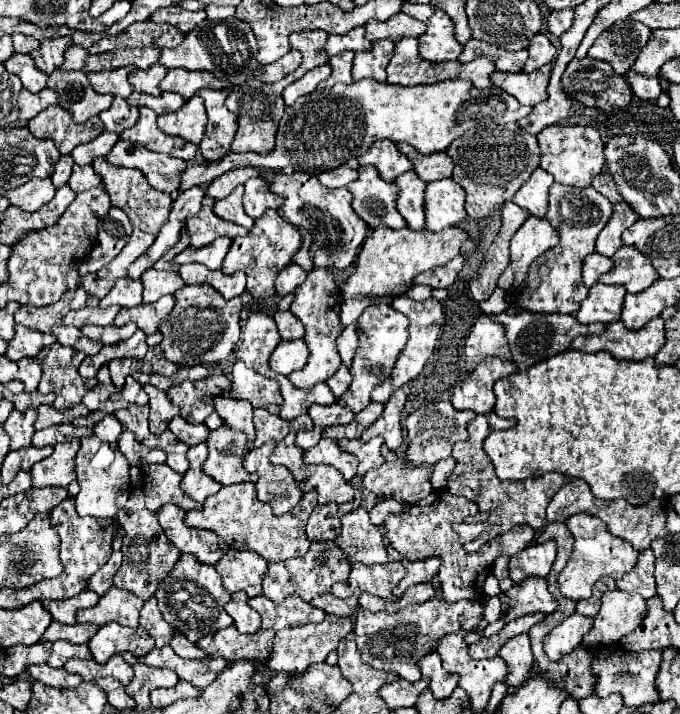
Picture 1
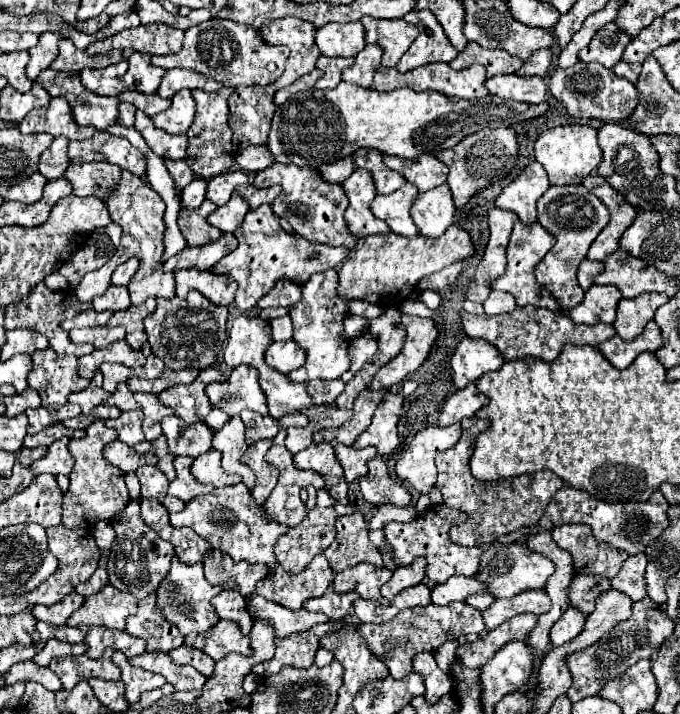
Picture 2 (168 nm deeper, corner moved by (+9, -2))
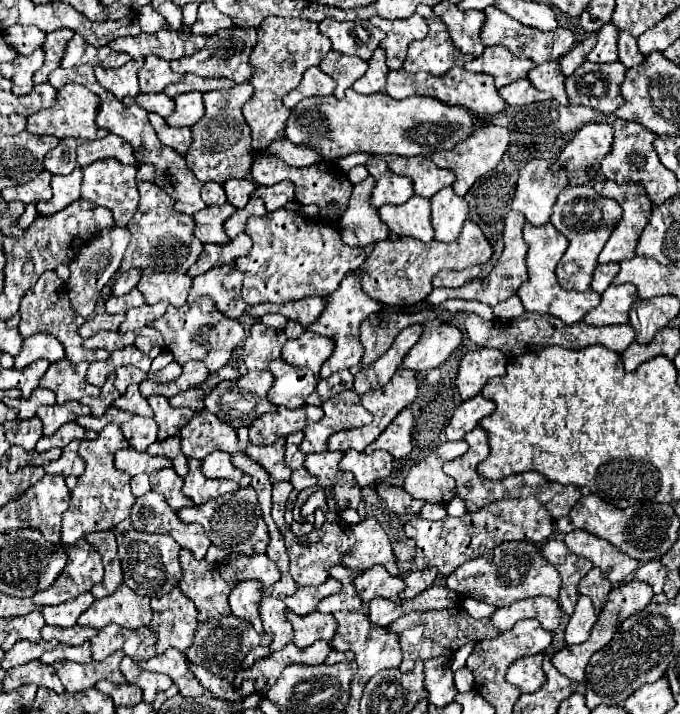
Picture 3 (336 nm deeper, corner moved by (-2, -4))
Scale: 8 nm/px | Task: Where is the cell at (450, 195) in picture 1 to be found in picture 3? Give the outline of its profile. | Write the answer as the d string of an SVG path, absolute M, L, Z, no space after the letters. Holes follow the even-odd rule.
M452 187L440 189L432 199L432 227L436 241L454 241L464 221L468 219L468 203L464 197L458 197Z

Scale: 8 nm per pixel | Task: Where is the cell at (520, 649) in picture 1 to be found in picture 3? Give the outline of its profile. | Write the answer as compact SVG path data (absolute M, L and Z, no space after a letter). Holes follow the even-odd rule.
M542 653L518 659L510 665L506 679L510 683L514 683L516 687L520 687L522 693L534 693L538 691L544 683L546 683L546 673L542 669Z

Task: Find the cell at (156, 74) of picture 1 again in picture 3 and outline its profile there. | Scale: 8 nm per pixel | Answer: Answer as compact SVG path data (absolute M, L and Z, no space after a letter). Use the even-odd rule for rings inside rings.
M148 55L144 61L144 67L138 71L138 79L140 79L142 93L162 93L166 85L184 79L184 75L174 73L168 61L156 55Z

